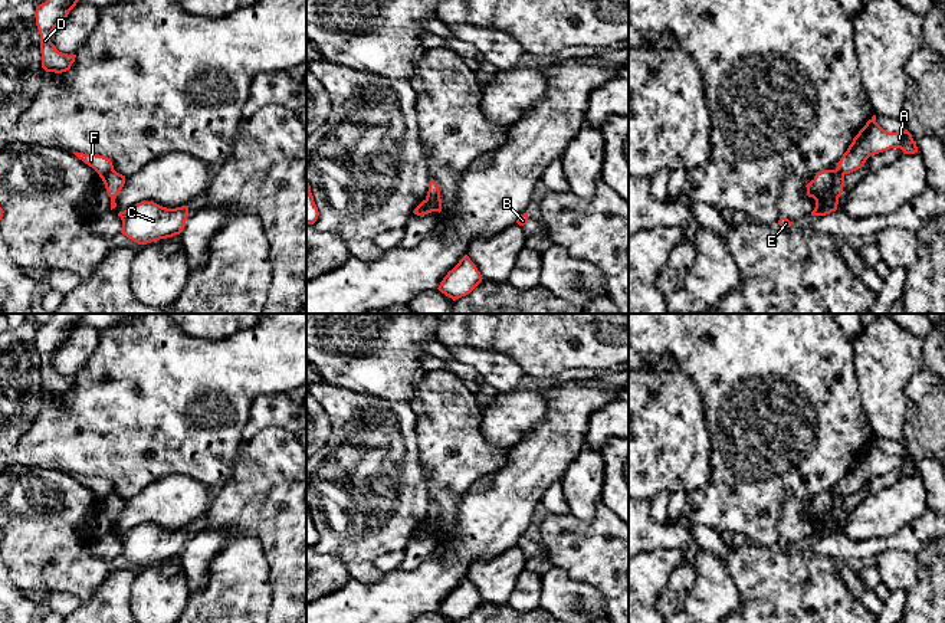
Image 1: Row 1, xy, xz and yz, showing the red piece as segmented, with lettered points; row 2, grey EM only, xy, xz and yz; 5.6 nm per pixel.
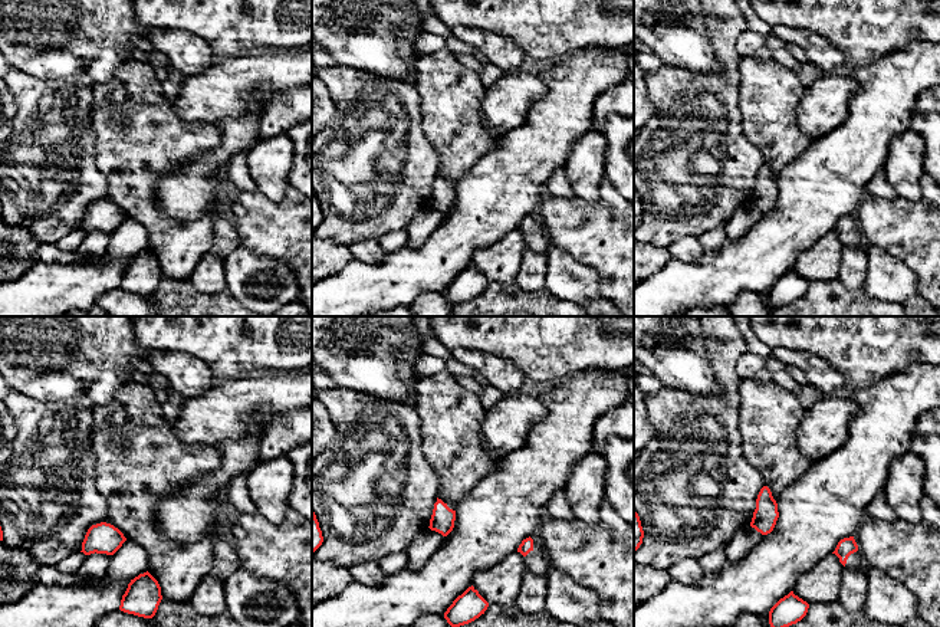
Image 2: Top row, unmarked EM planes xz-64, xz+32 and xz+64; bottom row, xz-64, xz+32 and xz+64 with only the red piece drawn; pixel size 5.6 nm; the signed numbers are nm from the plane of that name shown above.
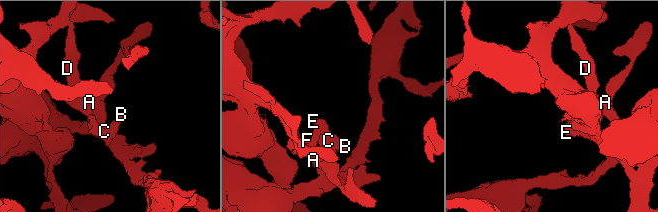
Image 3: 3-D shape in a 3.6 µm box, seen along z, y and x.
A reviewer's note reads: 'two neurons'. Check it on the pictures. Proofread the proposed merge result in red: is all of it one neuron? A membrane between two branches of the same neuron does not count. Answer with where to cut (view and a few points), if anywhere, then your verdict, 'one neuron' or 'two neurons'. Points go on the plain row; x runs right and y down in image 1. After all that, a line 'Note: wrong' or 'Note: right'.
xz (426, 521), (439, 534) | two neurons
Note: right

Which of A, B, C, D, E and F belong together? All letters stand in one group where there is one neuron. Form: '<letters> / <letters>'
A D F / B C E

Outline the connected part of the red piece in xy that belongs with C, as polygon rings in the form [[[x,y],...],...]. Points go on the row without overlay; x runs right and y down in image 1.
[[[141,524],[119,534],[121,555],[138,567],[180,557],[188,540],[188,528],[163,529],[154,524]]]

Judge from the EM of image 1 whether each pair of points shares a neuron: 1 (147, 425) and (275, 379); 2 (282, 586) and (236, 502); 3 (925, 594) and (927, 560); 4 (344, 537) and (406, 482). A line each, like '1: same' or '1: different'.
1: same
2: same
3: same
4: same

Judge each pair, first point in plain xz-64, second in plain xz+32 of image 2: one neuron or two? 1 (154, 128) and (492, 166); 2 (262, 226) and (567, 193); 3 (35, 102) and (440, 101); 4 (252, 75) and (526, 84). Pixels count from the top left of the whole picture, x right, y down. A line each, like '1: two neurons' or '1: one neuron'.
1: two neurons
2: two neurons
3: two neurons
4: one neuron

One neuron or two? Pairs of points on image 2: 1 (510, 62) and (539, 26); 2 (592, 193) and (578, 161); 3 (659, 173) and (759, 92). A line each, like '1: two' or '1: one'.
1: two
2: one
3: two

